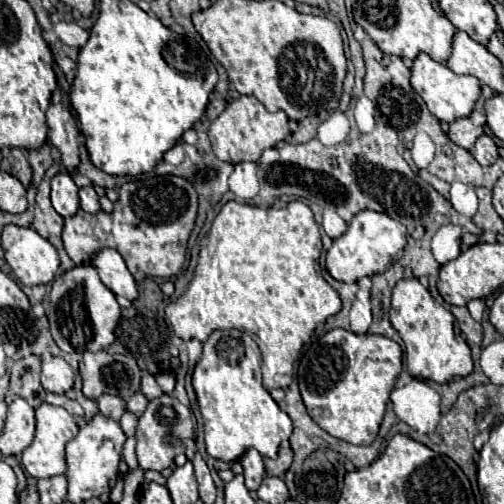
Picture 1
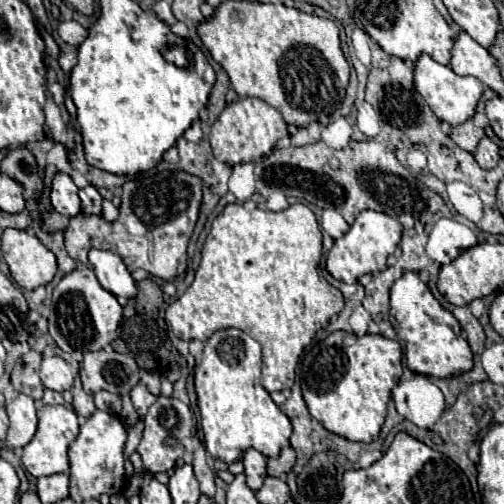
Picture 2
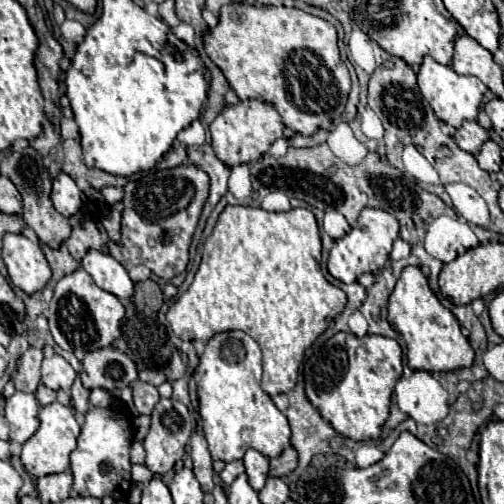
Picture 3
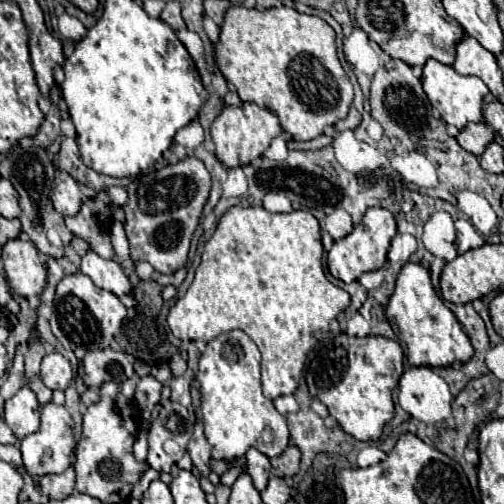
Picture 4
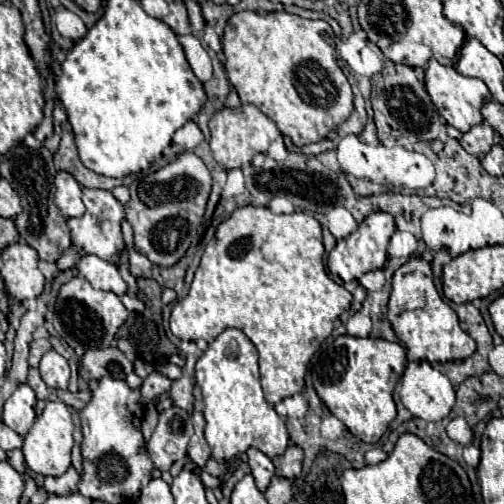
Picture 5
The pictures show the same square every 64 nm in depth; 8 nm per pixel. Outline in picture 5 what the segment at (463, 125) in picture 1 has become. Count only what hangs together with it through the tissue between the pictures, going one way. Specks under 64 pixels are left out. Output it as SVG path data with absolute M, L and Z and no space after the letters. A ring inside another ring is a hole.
M482 122L482 124L470 128L466 134L462 134L460 144L468 154L482 158L490 152L490 148L496 144L496 140L498 140L496 130L488 122Z

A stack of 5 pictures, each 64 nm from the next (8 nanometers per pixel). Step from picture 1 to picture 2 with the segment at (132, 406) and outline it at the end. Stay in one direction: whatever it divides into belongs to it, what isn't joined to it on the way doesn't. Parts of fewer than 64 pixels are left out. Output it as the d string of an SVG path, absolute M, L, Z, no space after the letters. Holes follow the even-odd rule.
M142 382L132 388L130 396L132 396L132 404L134 404L134 408L138 410L140 416L144 416L148 412L148 408L158 400L158 396L154 396Z

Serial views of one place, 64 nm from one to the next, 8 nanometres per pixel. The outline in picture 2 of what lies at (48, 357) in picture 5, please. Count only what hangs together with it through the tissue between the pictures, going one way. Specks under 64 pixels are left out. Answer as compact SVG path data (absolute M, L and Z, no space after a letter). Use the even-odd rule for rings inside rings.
M52 356L52 358L44 358L42 366L40 366L40 380L46 388L56 390L56 392L64 392L72 388L74 382L74 372L70 370L68 362L60 356Z

